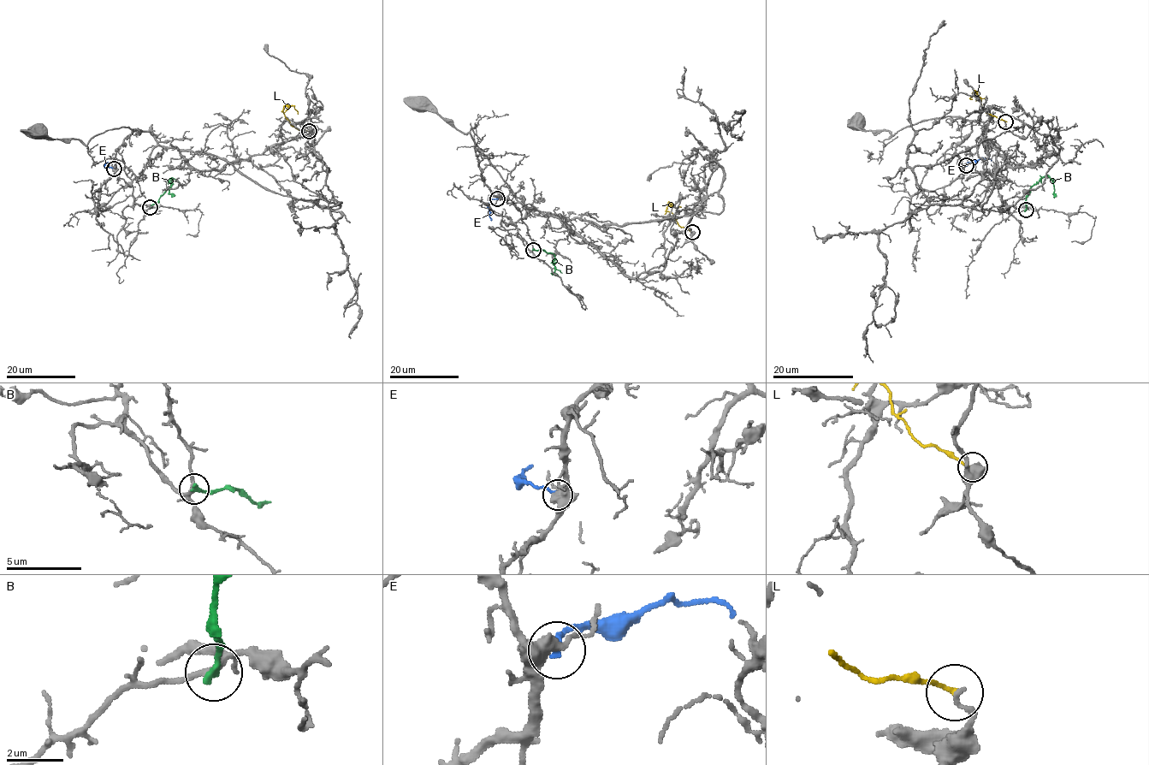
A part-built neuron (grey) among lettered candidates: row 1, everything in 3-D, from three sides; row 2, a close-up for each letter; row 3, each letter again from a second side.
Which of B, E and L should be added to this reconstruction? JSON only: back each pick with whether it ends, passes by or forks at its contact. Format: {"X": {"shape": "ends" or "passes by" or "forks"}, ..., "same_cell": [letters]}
{"same_cell": []}

